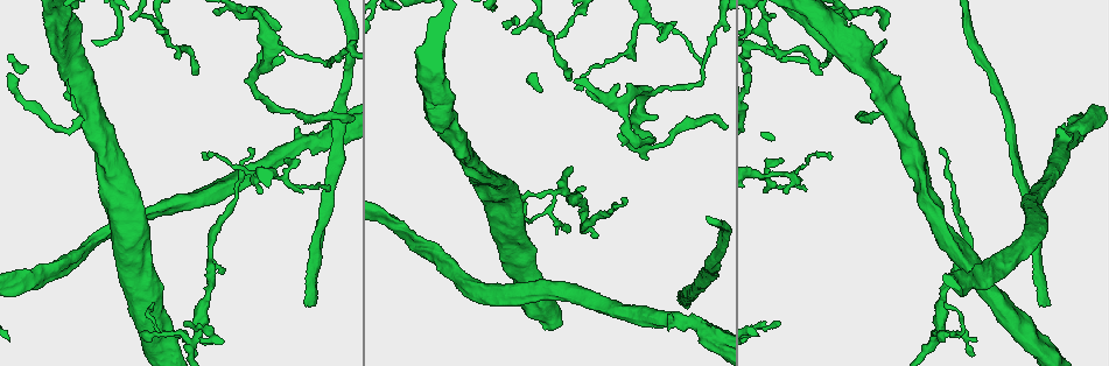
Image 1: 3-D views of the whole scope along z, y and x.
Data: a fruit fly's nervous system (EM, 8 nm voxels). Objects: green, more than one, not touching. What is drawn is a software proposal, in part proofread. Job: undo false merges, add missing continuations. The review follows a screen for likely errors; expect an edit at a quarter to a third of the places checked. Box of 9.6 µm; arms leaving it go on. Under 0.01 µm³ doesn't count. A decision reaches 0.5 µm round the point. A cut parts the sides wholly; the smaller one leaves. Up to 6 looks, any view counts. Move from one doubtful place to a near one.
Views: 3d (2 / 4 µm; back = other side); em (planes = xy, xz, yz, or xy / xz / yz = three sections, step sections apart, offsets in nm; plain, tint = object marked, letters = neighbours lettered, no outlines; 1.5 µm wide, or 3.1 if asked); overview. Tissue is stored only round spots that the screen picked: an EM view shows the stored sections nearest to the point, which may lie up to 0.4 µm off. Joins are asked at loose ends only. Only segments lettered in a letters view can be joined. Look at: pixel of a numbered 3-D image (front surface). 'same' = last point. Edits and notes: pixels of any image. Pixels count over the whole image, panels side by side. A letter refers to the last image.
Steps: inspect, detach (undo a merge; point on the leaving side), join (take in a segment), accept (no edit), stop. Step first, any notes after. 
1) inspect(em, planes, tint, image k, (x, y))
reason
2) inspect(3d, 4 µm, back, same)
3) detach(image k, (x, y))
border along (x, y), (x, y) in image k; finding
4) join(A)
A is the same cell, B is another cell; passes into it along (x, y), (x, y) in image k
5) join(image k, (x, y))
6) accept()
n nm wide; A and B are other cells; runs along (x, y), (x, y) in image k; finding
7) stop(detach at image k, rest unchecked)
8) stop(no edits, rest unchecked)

inspect(3d, 4 µm, back, image 1, (786, 194))
an open end

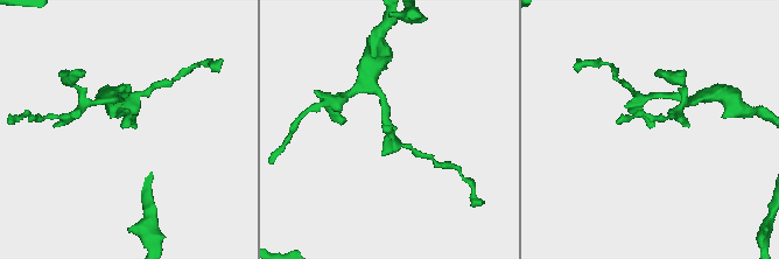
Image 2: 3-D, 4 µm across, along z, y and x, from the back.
inspect(em, planes, letters, image 2, (390, 128))

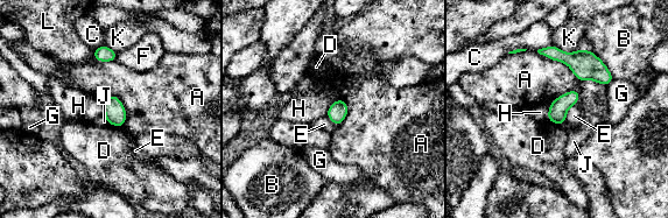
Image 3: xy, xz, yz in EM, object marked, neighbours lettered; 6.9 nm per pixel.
accept()
A, B, C, D, E, F, G, H, J, K and L are other cells; border along (340, 98), (330, 105), (325, 114) in image 3; no lettered segment goes on from it

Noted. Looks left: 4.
inspect(3d, 2 µm, image 1, (698, 84))
sharp bend

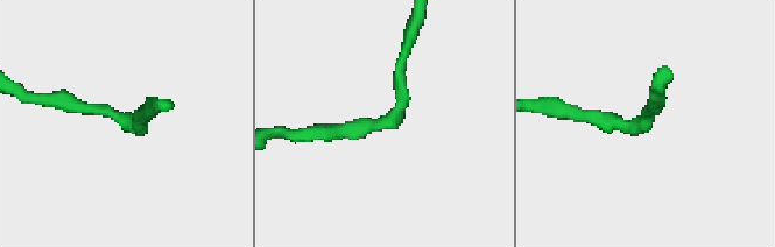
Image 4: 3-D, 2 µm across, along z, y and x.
inspect(em, xy, step 8, plain, image 4, (395, 111))

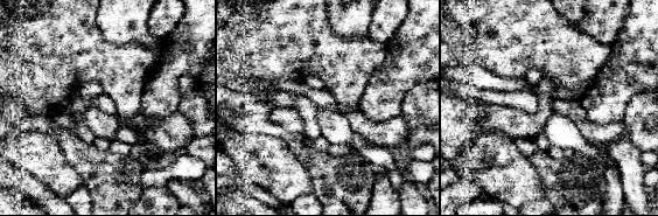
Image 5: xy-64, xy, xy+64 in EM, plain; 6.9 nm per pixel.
inspect(em, xy, step 8, letters, same)

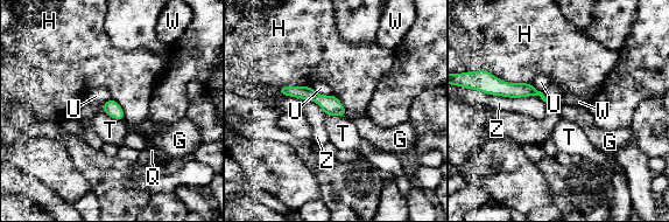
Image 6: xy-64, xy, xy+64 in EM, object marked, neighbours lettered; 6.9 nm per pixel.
accept()
G, H, Q, T, U, W and Z are other cells; runs along (282, 90), (310, 94), (342, 113) in image 6; all the same cell

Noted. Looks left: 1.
stop(no edits, rest unchecked)

